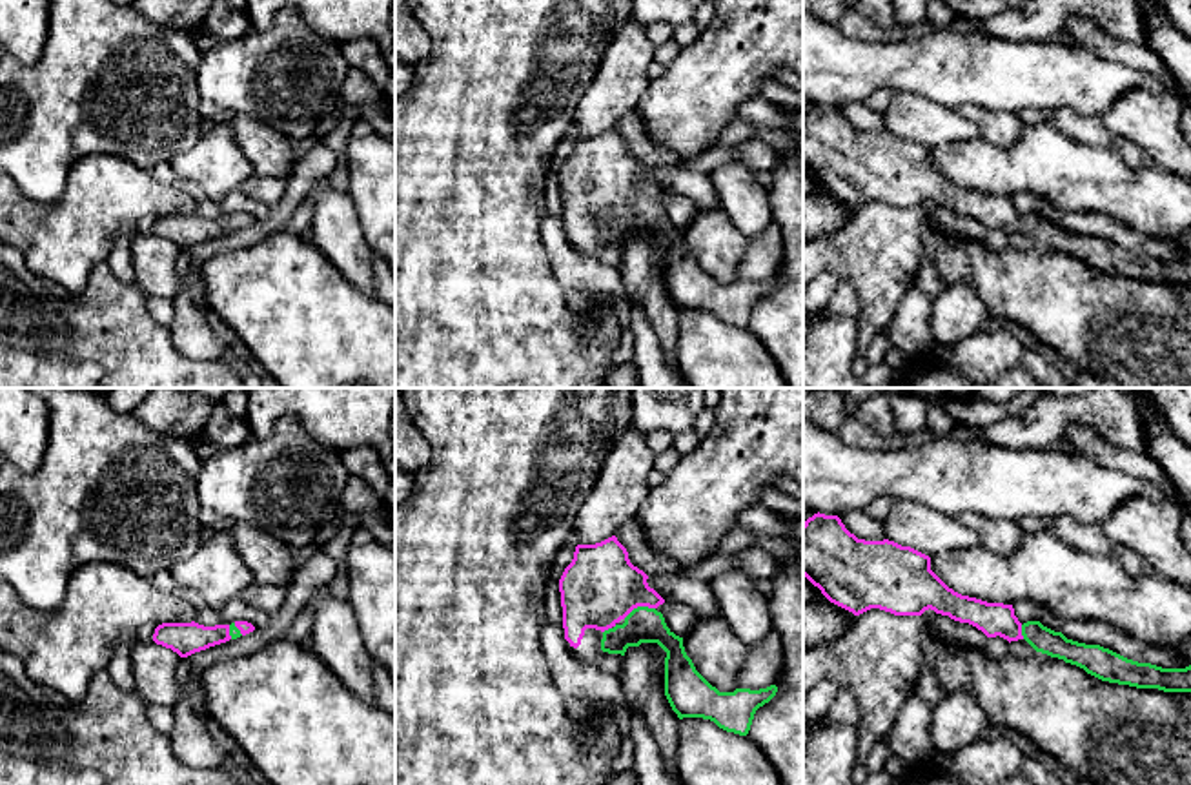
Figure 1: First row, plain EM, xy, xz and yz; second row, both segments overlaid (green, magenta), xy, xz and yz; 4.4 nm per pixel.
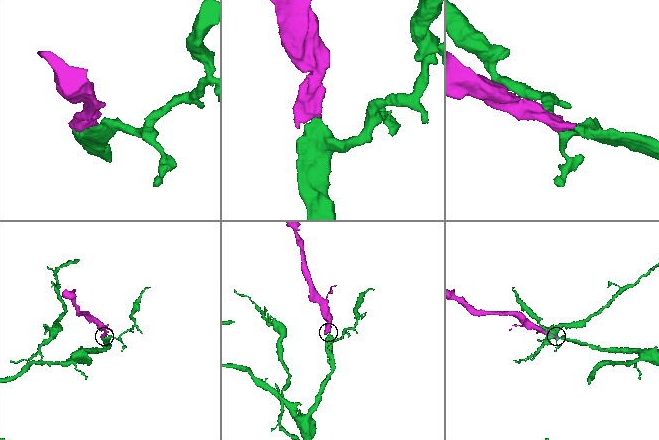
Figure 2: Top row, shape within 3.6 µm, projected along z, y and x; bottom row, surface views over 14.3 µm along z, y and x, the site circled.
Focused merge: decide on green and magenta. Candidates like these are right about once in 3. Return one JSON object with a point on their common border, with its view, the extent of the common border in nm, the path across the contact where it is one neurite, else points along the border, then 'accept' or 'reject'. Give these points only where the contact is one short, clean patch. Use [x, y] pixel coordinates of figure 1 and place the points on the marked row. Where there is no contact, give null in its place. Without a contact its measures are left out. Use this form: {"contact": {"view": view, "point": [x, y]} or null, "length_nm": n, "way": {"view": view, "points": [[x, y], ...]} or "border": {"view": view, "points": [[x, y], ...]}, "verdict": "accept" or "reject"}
{"contact": {"view": "xz", "point": [638, 607]}, "length_nm": 150, "way": {"view": "xz", "points": [[643, 625], [638, 607], [623, 592], [600, 587]]}, "verdict": "accept"}

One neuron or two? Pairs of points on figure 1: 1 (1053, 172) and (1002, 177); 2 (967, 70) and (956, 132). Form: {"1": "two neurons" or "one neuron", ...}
{"1": "one neuron", "2": "two neurons"}

